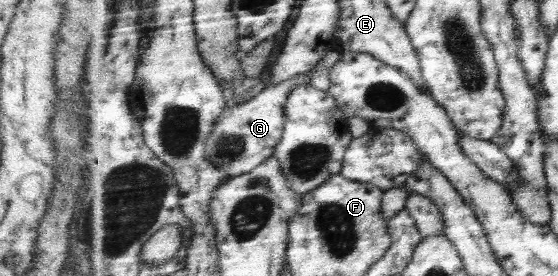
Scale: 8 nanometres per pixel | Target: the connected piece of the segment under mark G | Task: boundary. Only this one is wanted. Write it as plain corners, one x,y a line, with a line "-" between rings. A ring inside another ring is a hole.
313,71
293,77
278,85
268,86
256,97
235,107
229,107
215,122
214,133
207,140
207,157
229,175
239,176
255,170
274,156
277,145
283,140
286,127
285,104
295,88
313,82

